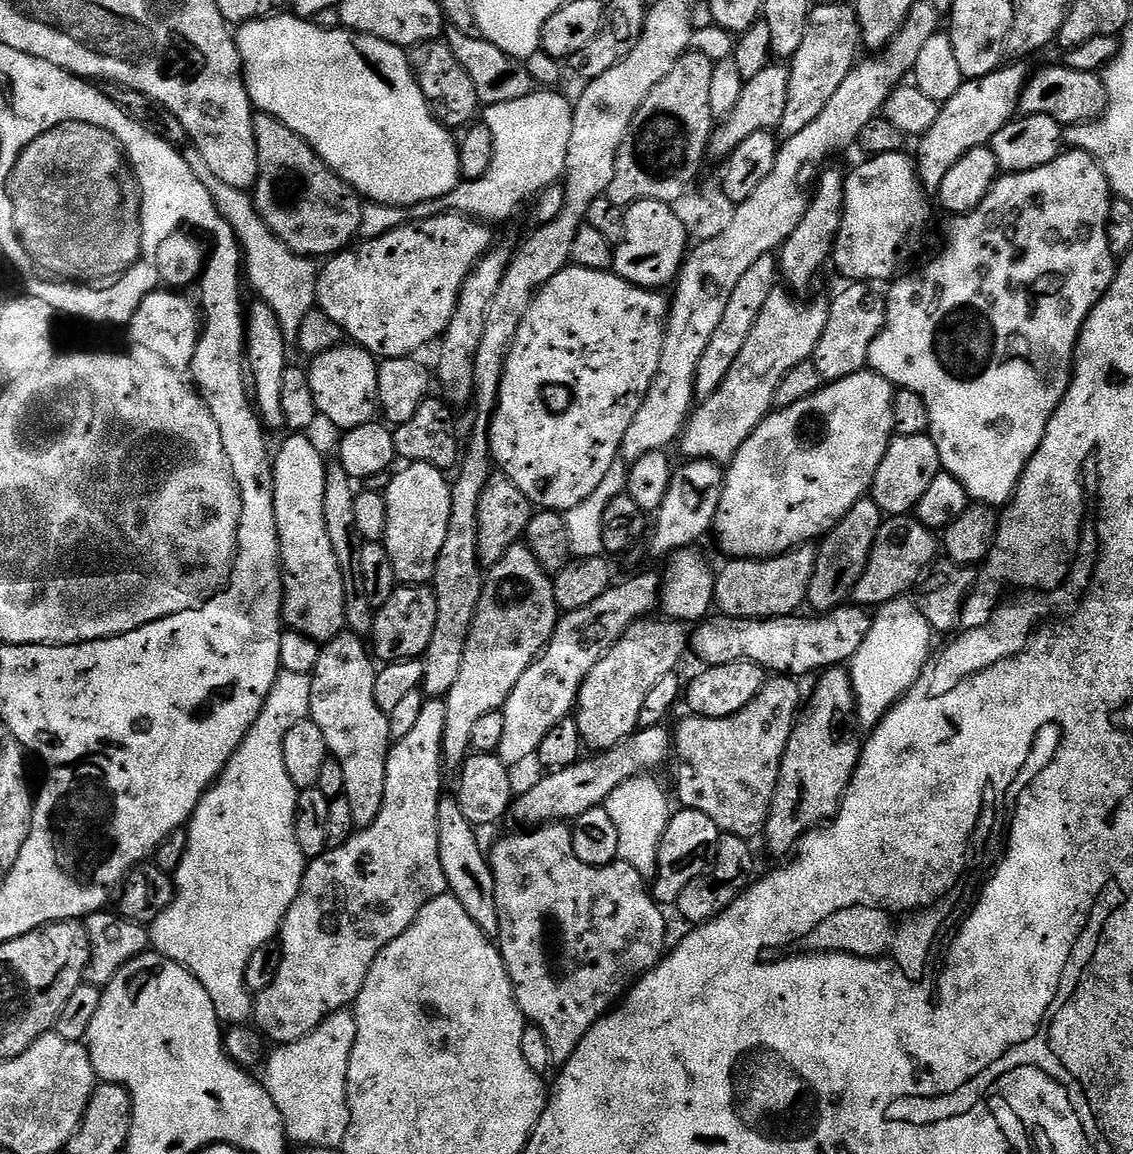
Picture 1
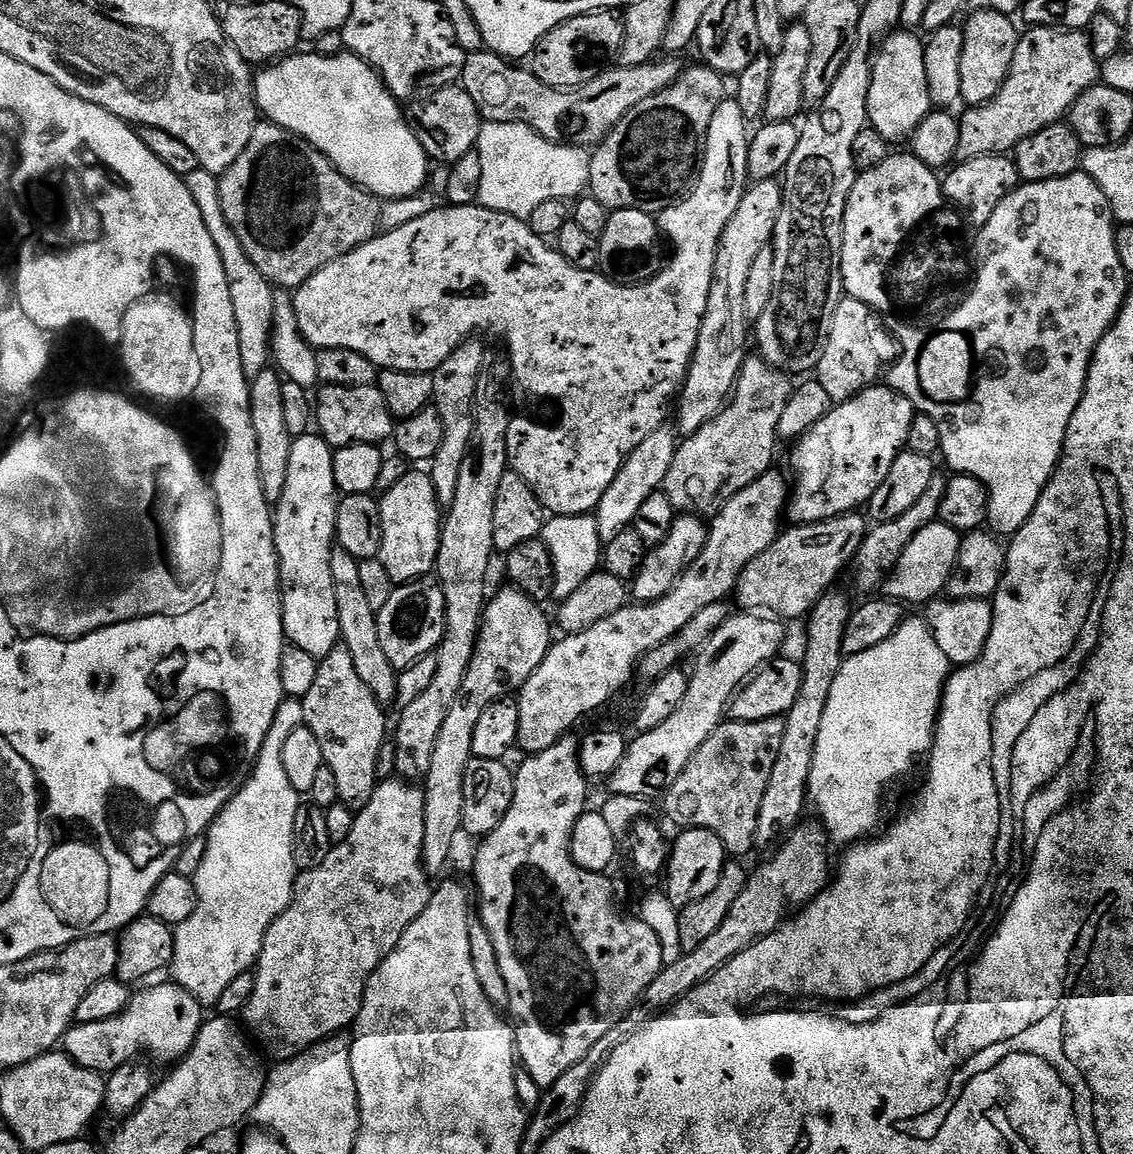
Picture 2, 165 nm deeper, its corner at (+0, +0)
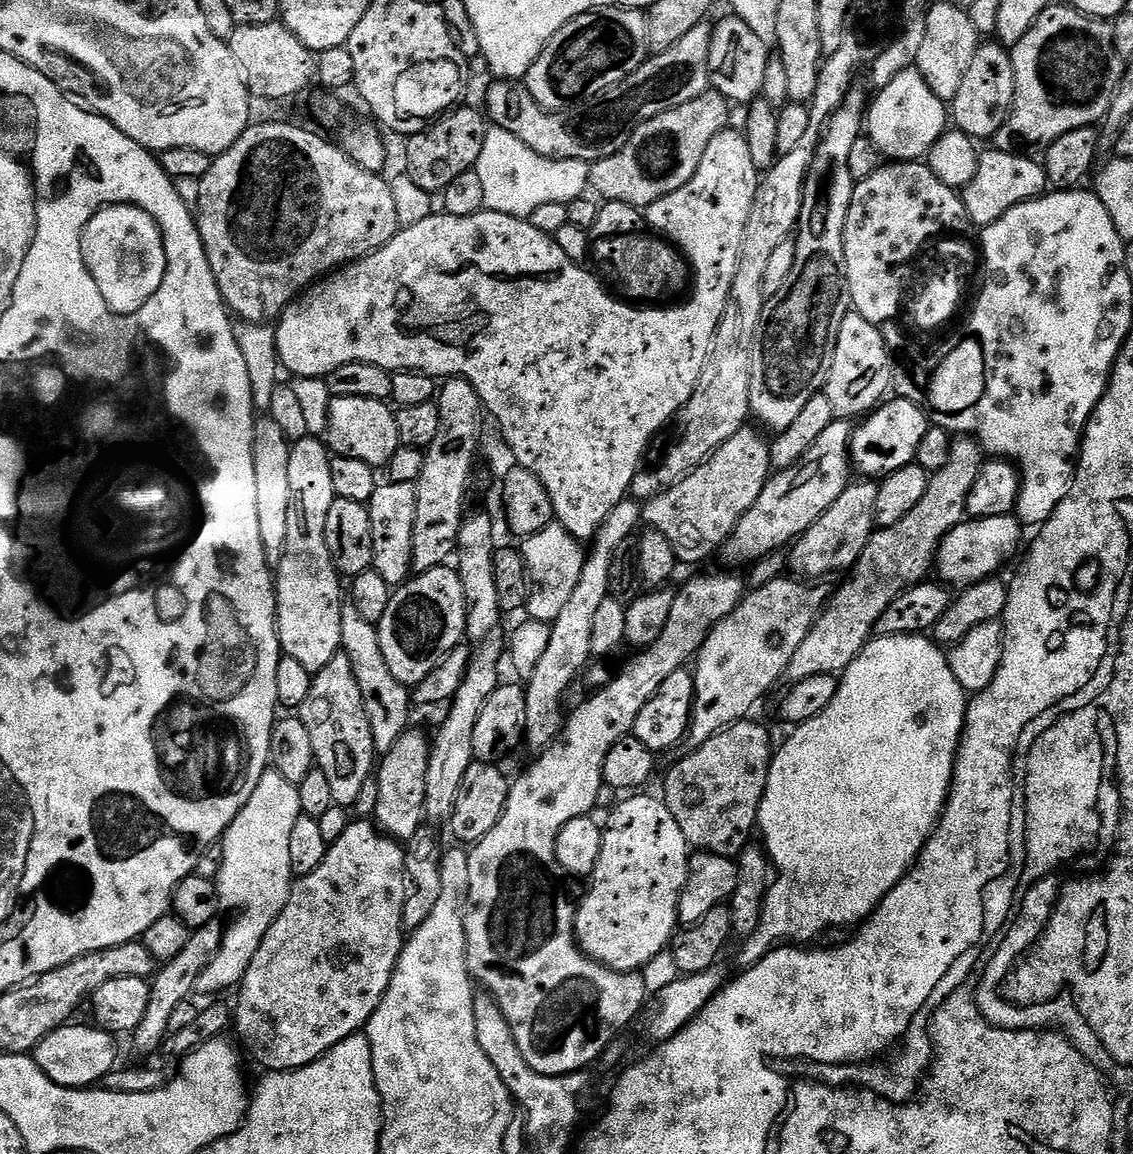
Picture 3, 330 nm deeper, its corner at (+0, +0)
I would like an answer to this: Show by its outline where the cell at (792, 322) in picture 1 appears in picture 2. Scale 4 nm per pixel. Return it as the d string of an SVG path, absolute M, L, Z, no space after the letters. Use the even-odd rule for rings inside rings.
M758 354L745 359L726 407L702 430L679 441L662 489L677 513L711 517L734 494L746 490L750 482L773 467L778 418L782 418L794 387L793 381L788 380L791 379L785 373L776 371Z

